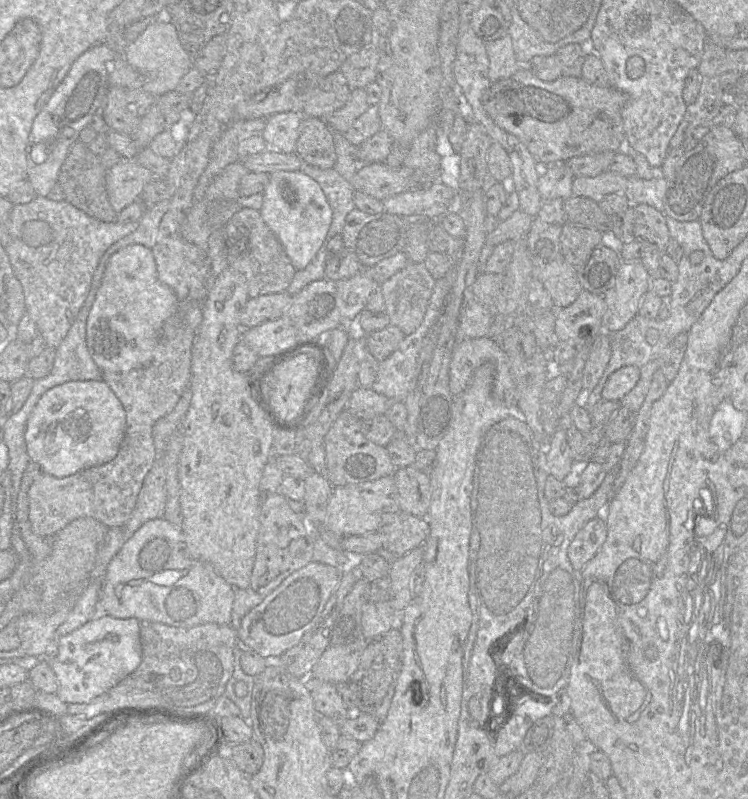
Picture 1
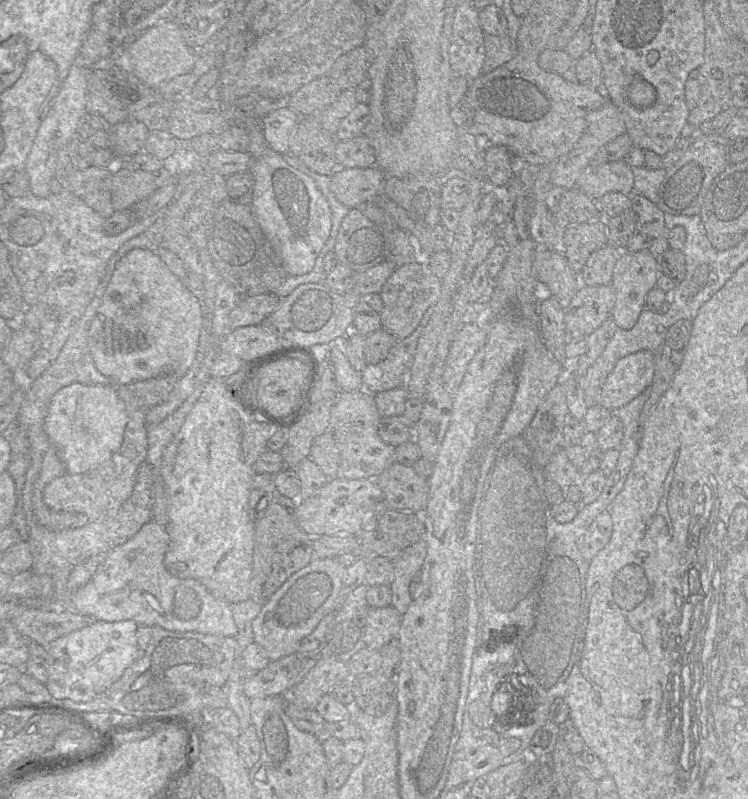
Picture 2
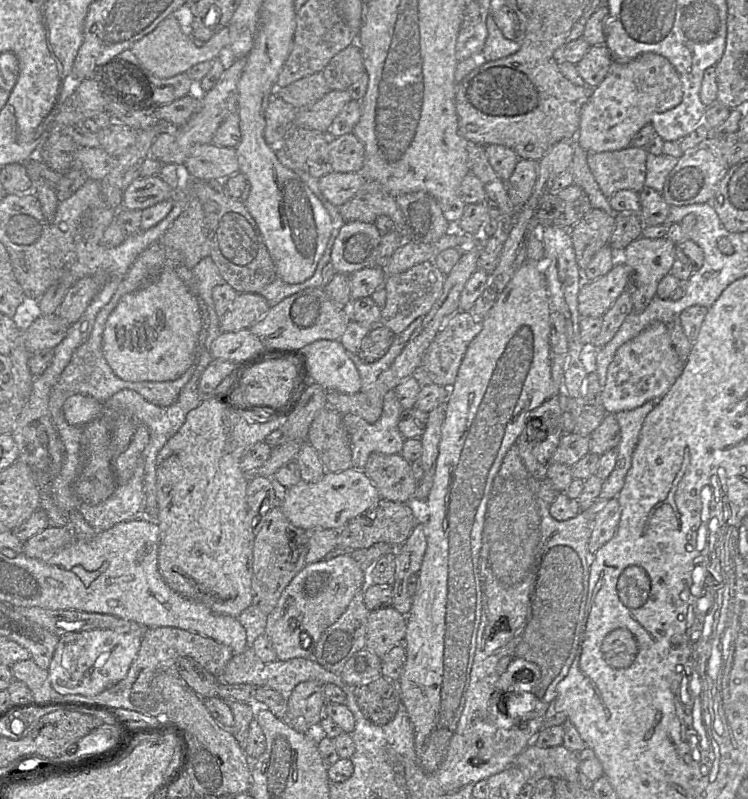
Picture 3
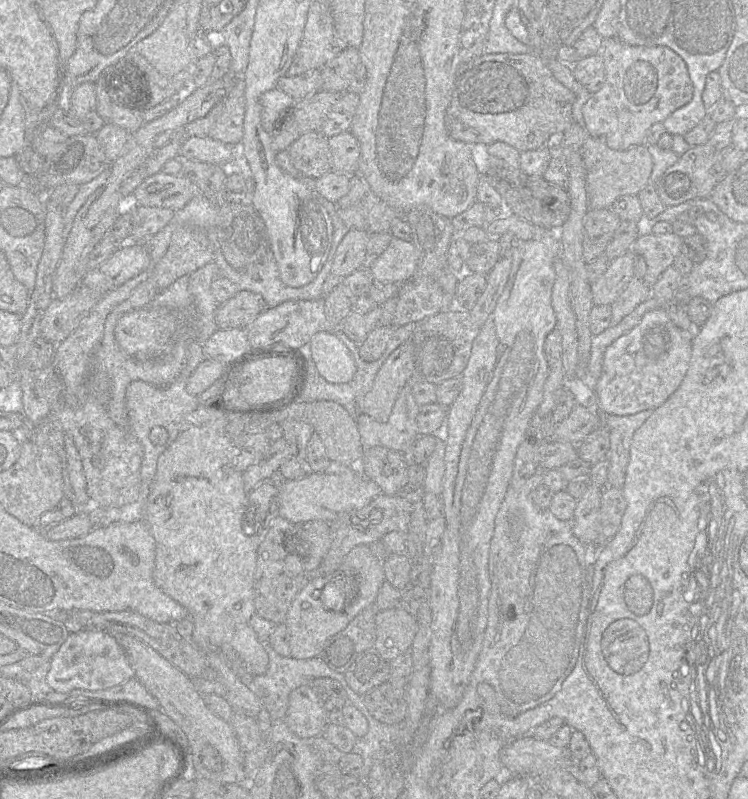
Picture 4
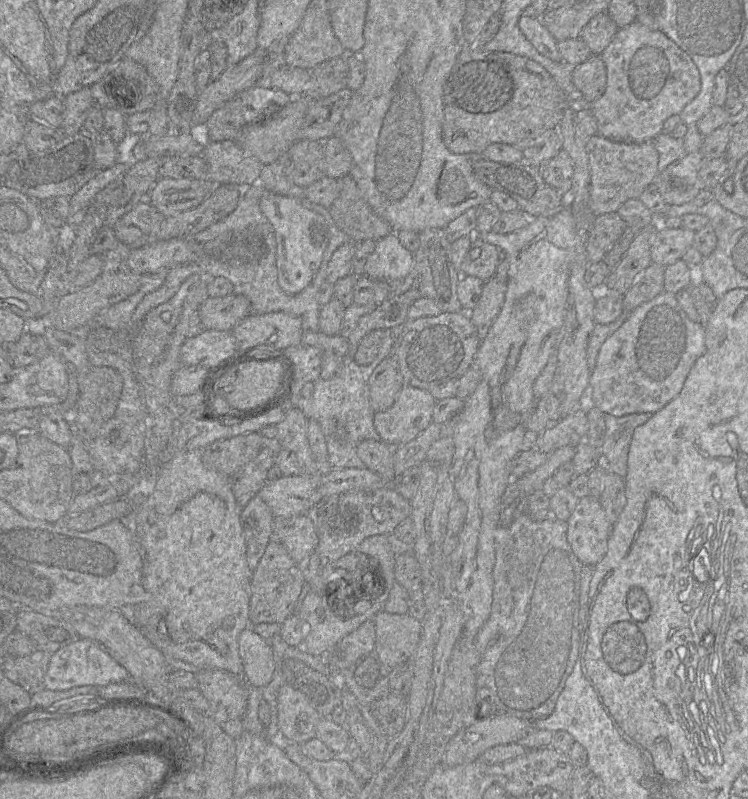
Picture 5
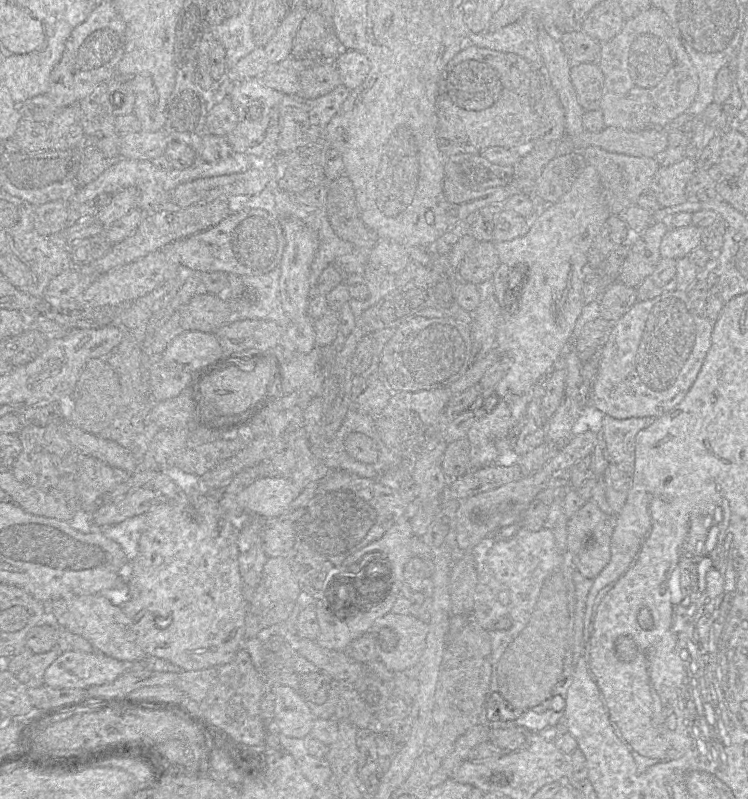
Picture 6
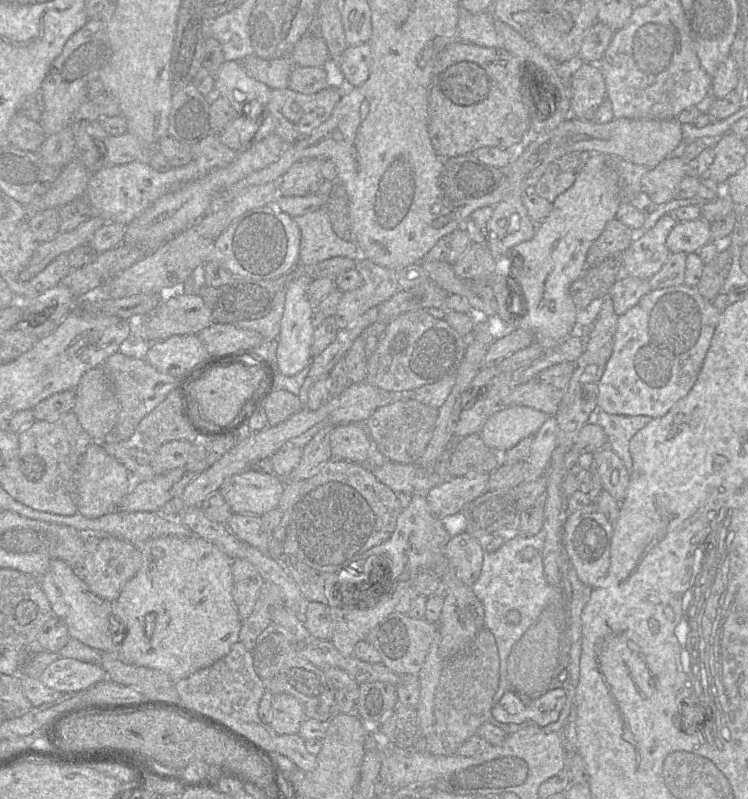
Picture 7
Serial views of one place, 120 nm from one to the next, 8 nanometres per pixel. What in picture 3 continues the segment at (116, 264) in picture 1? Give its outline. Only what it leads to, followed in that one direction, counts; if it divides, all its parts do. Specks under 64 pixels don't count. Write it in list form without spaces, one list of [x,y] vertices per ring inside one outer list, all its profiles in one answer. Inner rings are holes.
[[[174,269],[163,270],[138,290],[124,295],[109,315],[102,339],[105,359],[123,380],[169,381],[180,377],[191,365],[201,330],[201,313],[197,301]]]

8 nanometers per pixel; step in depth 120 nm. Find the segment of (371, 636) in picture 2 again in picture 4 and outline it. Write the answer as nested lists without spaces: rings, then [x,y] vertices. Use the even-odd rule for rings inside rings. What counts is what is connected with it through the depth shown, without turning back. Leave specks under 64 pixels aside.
[[[403,608],[378,611],[374,648],[391,661],[409,650],[418,631],[418,620]]]

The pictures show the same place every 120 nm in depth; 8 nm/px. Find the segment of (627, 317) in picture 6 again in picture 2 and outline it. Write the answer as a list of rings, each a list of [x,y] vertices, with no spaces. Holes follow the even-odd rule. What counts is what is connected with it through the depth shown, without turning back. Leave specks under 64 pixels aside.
[[[649,350],[619,359],[603,385],[599,405],[613,411],[632,401],[652,384],[654,367]]]

